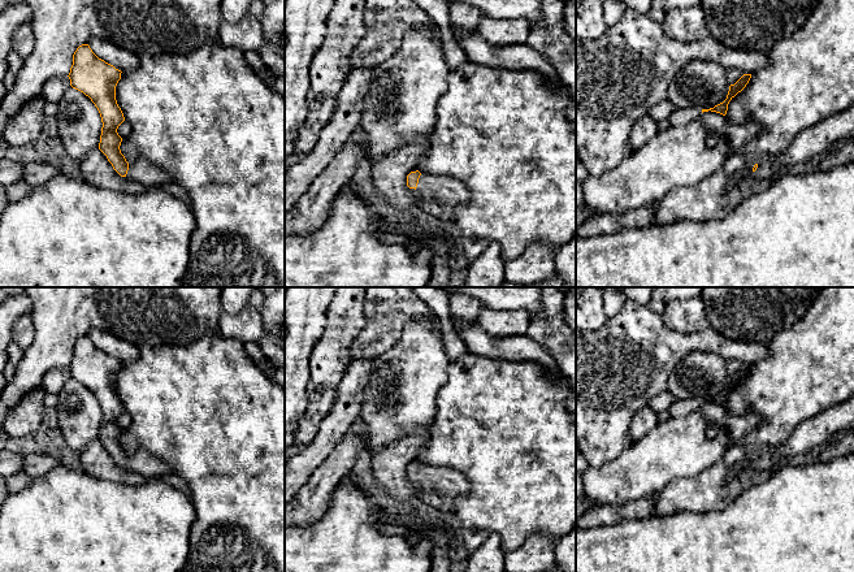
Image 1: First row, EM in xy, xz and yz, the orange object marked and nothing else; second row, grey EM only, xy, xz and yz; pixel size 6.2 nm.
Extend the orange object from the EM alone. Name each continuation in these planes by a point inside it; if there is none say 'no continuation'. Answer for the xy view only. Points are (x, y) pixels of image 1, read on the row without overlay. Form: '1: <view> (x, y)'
1: xy (144, 464)

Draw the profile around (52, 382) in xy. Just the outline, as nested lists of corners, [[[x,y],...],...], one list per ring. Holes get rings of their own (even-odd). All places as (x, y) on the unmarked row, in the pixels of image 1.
[[[66,367],[56,368],[44,374],[40,386],[43,387],[45,394],[57,395],[69,378],[70,378],[69,368]]]

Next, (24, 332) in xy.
[[[23,316],[17,320],[12,330],[12,341],[22,350],[31,346],[35,337],[35,326],[30,316]]]

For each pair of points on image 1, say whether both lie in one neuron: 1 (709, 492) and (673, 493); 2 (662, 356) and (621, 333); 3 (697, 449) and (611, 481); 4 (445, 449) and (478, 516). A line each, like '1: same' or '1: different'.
1: same
2: same
3: same
4: same

